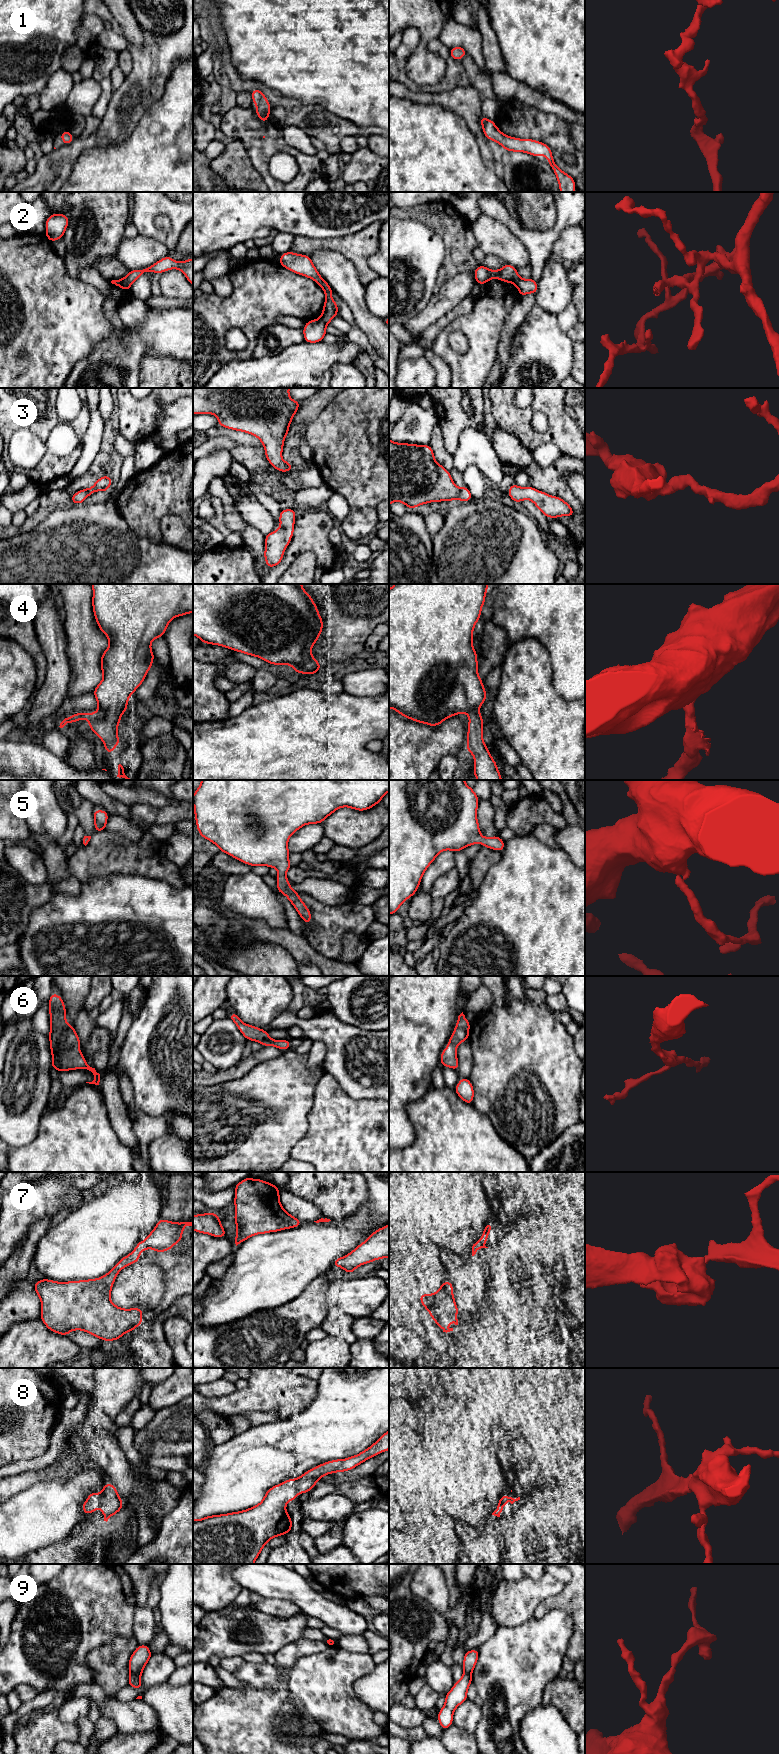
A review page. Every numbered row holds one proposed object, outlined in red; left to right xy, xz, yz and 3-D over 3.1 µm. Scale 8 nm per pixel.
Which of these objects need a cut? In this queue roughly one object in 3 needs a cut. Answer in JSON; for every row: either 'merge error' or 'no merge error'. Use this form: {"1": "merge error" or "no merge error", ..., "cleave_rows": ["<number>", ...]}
{"1": "no merge error", "2": "merge error", "3": "no merge error", "4": "no merge error", "5": "no merge error", "6": "no merge error", "7": "merge error", "8": "no merge error", "9": "merge error", "cleave_rows": ["2", "7", "9"]}

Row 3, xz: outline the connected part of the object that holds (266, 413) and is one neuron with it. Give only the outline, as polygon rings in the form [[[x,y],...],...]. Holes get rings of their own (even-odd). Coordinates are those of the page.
[[[193,388],[193,414],[216,415],[218,426],[256,436],[263,444],[265,456],[272,467],[277,471],[287,473],[294,465],[282,460],[284,440],[301,403],[289,397],[289,390],[290,388]]]

